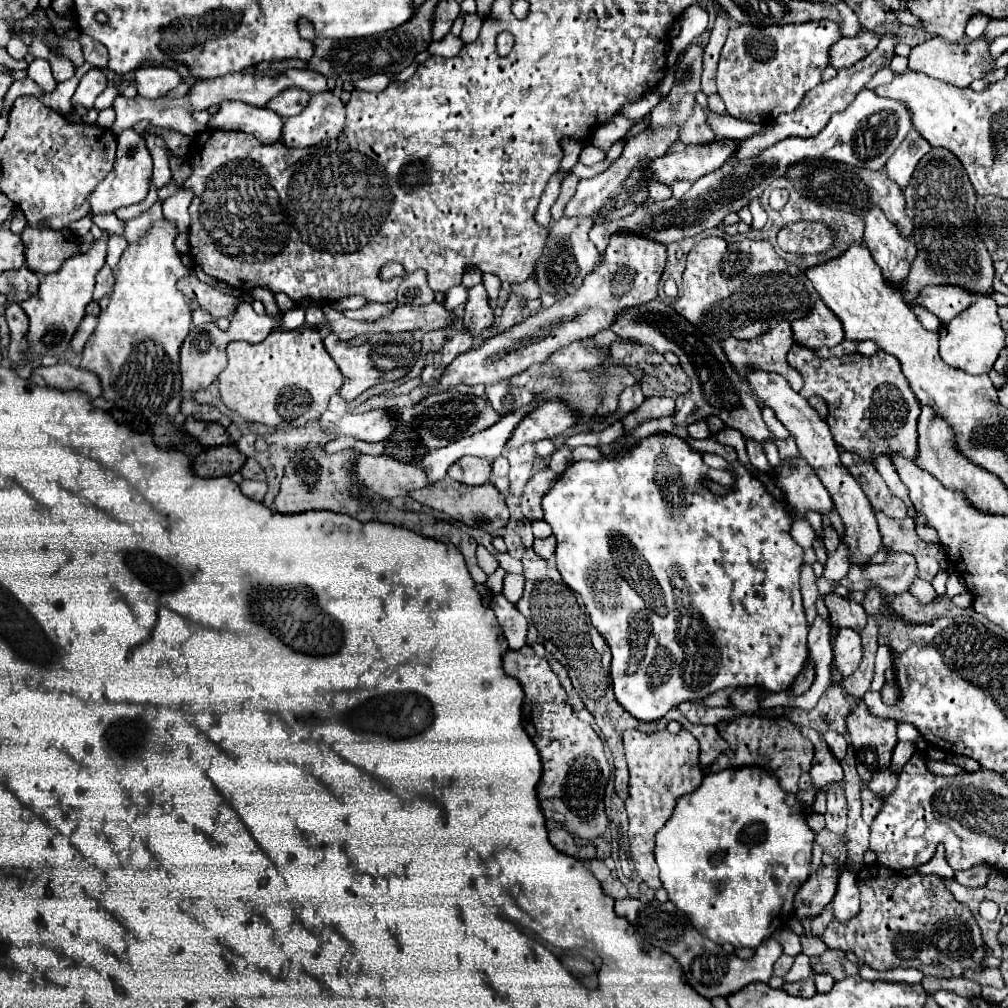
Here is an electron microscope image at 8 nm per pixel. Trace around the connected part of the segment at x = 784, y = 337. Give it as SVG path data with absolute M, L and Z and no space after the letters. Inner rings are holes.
M779 322L777 326L773 326L773 330L761 334L761 336L757 336L753 340L735 340L735 338L723 340L723 348L727 350L727 358L735 366L739 376L745 376L747 366L753 366L753 368L759 368L759 370L777 372L777 374L781 374L791 384L791 388L795 392L799 392L801 386L803 386L803 378L801 378L801 374L797 370L793 370L787 364L787 352L789 352L791 346L793 346L793 330L791 330L789 322Z

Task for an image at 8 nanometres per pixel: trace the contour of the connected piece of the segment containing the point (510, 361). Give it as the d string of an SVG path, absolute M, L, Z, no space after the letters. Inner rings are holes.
M615 234L605 250L603 262L593 270L581 290L569 298L561 298L547 310L539 310L525 318L521 324L509 328L507 332L485 340L479 348L461 354L453 360L453 364L445 370L439 380L435 392L449 390L457 384L485 384L491 386L495 382L509 380L511 376L527 370L533 364L543 364L549 356L569 346L571 342L579 342L585 338L593 338L597 332L607 330L613 326L613 318L627 310L629 306L639 306L657 298L657 288L661 274L667 262L667 248L657 244L649 238L635 236L635 234ZM615 276L617 276L617 290L615 290Z

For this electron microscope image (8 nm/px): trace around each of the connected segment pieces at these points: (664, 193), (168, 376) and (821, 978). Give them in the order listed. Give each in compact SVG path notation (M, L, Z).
M651 182L649 198L651 200L667 200L671 196L671 186L661 186L661 182Z
M157 220L153 226L133 244L125 248L115 272L115 286L109 306L99 314L99 324L83 350L81 368L95 372L101 378L103 398L113 400L119 408L137 412L143 416L165 414L175 416L181 404L181 374L179 374L179 348L191 328L191 310L185 296L177 290L177 280L193 276L195 268L185 266L173 244L177 226L171 220Z
M817 974L815 979L817 992L827 993L833 987L835 981L829 974Z

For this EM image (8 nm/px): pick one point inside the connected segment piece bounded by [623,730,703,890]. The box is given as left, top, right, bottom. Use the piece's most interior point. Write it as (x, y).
(663, 766)

